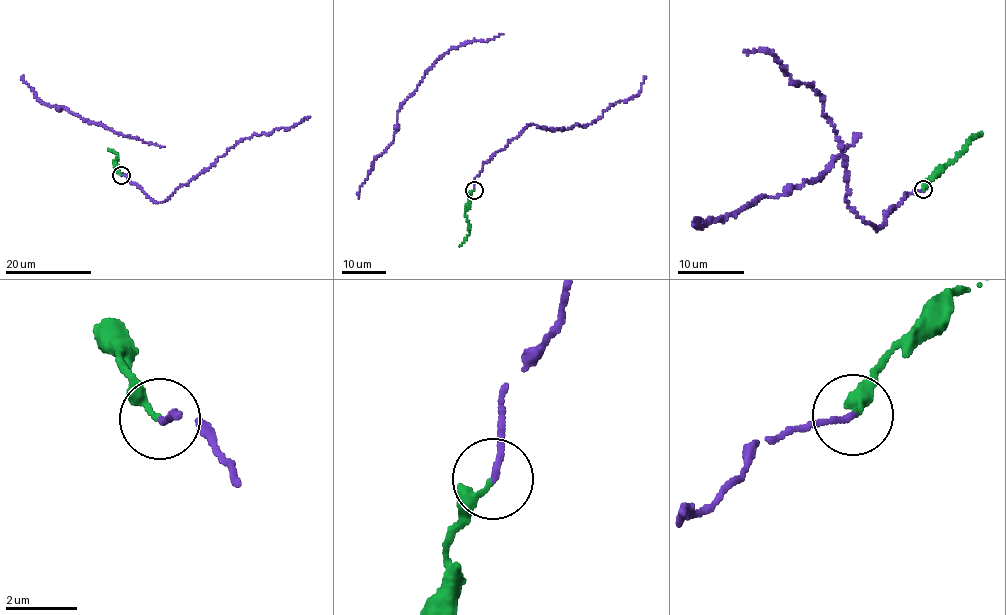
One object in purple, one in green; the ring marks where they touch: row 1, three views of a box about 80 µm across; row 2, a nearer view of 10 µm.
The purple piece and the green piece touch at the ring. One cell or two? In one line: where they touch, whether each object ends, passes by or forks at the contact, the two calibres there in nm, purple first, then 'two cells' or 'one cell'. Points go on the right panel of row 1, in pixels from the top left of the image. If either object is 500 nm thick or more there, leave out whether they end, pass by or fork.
(923, 189) | purple ends | green ends | 150/170 nm | two cells

